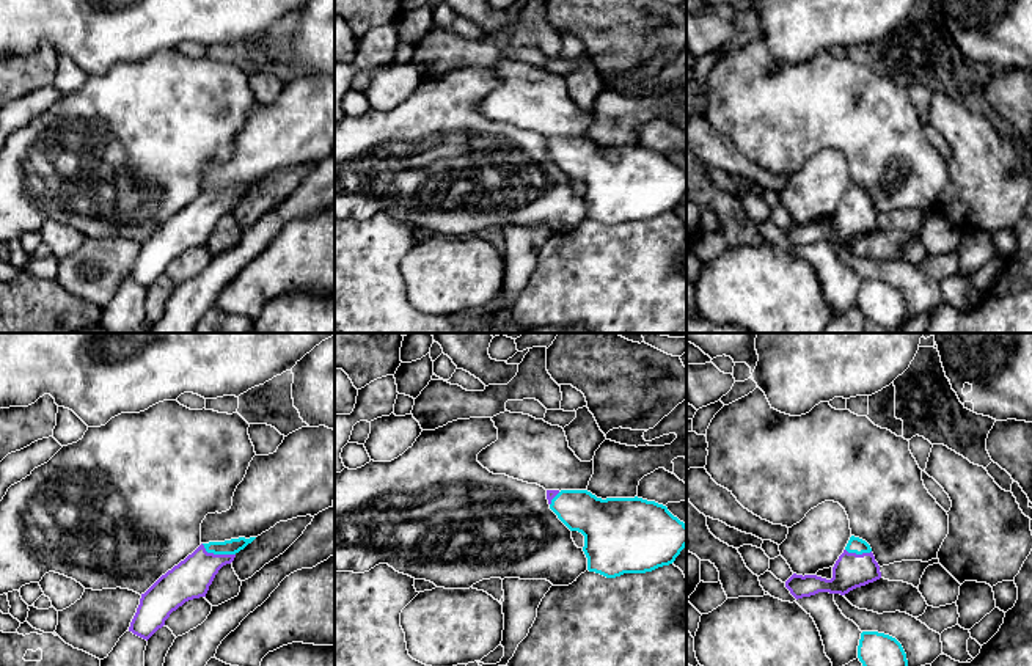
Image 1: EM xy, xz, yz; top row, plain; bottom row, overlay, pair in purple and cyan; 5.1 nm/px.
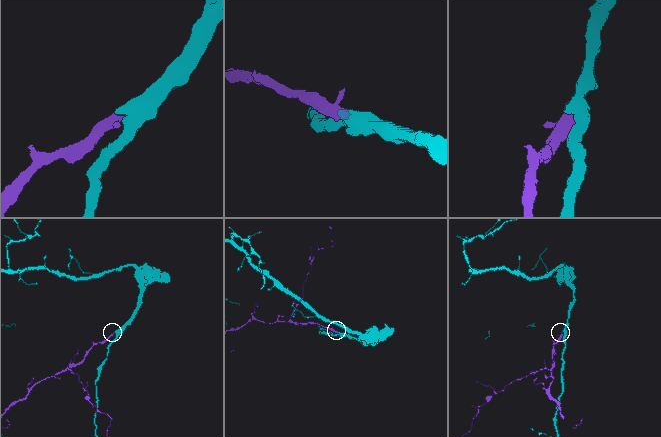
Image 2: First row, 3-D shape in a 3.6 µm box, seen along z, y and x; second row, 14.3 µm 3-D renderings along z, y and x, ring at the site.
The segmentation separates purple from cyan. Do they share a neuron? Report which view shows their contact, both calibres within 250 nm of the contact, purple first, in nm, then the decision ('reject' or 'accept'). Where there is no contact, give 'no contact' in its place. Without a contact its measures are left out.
meets purple in xy; 200 nm thick on the purple side, 80 nm on the other; accept

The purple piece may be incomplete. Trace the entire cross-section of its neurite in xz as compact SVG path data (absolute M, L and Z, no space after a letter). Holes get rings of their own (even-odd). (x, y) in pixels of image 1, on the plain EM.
M547 138L550 157L570 177L584 184L587 218L606 226L646 221L669 214L686 195L686 173L666 154L642 146L597 146L587 138Z

